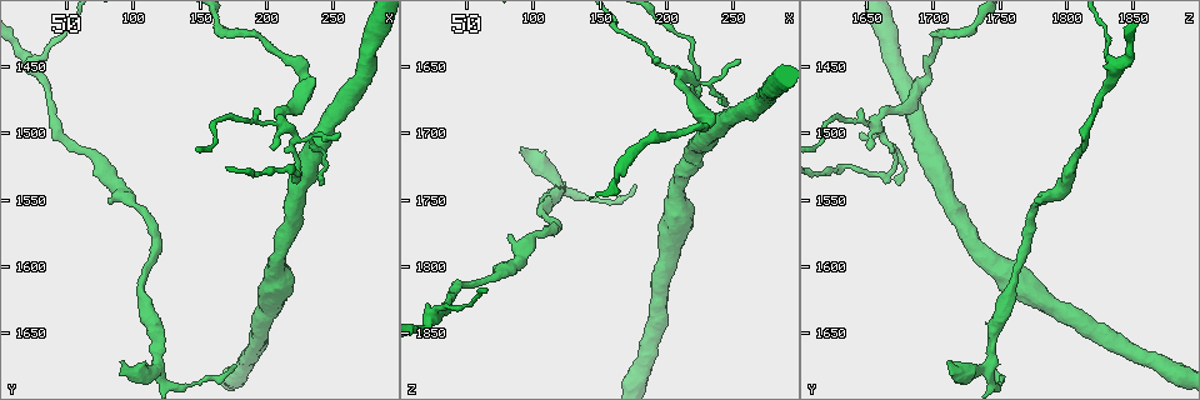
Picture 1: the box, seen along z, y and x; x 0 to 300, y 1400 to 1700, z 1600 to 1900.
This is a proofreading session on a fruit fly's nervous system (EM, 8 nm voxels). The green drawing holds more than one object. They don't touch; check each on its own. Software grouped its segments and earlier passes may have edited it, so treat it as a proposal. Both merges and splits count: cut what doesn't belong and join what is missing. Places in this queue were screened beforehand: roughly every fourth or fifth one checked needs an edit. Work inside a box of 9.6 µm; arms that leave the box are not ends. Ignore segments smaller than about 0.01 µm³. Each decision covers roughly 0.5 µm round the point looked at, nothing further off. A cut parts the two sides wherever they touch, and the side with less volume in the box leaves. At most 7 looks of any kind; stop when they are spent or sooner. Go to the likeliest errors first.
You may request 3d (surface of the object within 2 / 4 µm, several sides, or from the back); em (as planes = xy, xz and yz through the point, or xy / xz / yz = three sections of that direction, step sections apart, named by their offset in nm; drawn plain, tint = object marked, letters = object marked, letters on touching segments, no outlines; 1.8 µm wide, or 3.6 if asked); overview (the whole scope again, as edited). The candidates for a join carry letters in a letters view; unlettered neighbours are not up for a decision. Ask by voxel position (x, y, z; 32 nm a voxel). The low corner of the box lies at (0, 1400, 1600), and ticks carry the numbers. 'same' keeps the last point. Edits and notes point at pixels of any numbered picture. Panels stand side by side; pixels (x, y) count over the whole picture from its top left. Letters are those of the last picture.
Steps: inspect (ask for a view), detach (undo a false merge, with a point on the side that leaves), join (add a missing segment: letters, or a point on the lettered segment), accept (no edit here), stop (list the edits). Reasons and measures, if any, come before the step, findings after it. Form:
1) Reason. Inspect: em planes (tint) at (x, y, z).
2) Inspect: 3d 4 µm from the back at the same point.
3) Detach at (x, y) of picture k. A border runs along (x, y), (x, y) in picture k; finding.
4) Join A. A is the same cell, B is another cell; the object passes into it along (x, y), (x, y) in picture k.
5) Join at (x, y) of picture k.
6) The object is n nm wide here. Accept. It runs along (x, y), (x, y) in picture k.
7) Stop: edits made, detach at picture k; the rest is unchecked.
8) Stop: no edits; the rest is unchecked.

Abrupt turn. Inspect: 3d 4 µm at (212, 1494, 1658).

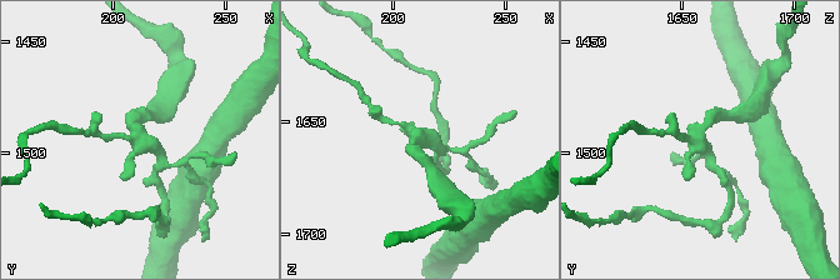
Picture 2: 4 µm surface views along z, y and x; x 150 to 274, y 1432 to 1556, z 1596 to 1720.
Now the EM. Inspect: em yz step 16 (letters) at (211, 1493, 1659).

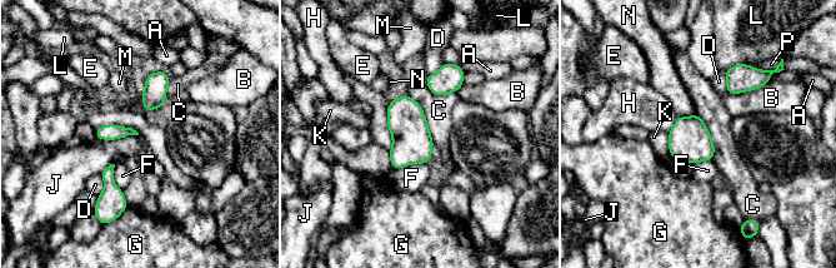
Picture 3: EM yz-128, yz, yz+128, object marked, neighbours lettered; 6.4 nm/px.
Inspect: em xy step 4 (letters) at the same point.

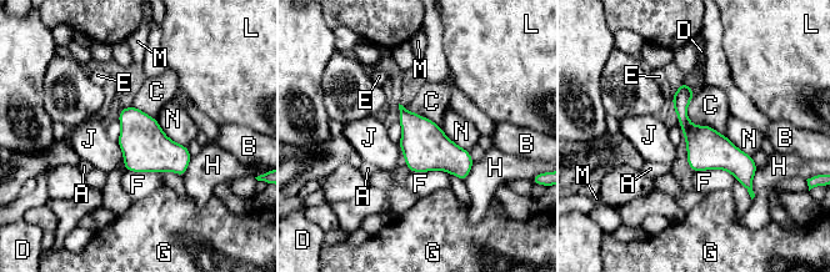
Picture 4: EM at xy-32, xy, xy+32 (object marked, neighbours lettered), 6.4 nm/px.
Accept. A, B, C, D, E, F, G, H, J, L, M and N are other cells; a border runs along (694, 95), (686, 116), (724, 135) in picture 4; continuous, no second neuron.

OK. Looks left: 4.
Free end. Inspect: 3d 2 µm at (90, 1670, 1712).

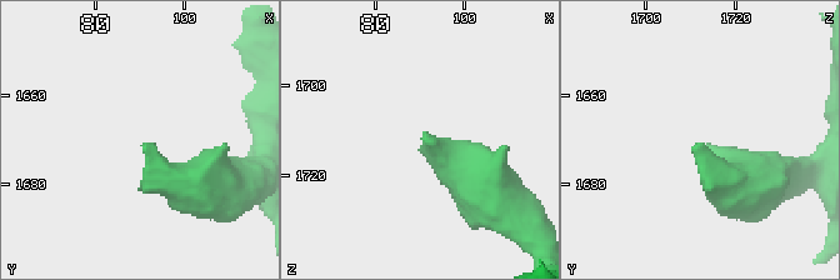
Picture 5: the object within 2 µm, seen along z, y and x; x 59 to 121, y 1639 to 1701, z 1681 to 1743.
Inspect: em 3.6 µm planes (letters) at (91, 1671, 1712).

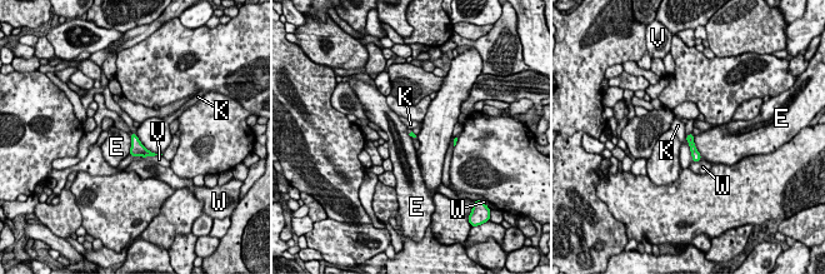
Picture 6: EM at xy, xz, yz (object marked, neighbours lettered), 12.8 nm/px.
Accept. E, K, V and W are other cells; a border runs along (693, 135), (693, 142), (701, 159) in picture 6; none of them fits.

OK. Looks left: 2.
Thick turns thin. Inspect: em 3.6 µm xy step 8 (letters) at (208, 1604, 1752).

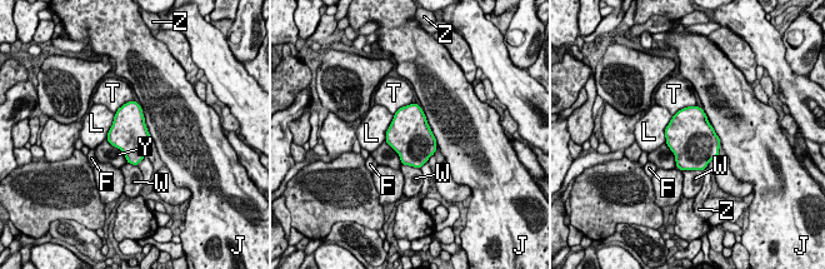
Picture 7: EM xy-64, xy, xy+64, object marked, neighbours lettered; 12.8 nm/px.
The object is 480 nm wide here. Accept. F, J, L, T, W, Y and Z are other cells; a border runs along (106, 139), (121, 152), (128, 162) in picture 7; continuous, no second neuron.

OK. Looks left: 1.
Stop: no edits; the rest is unchecked.

